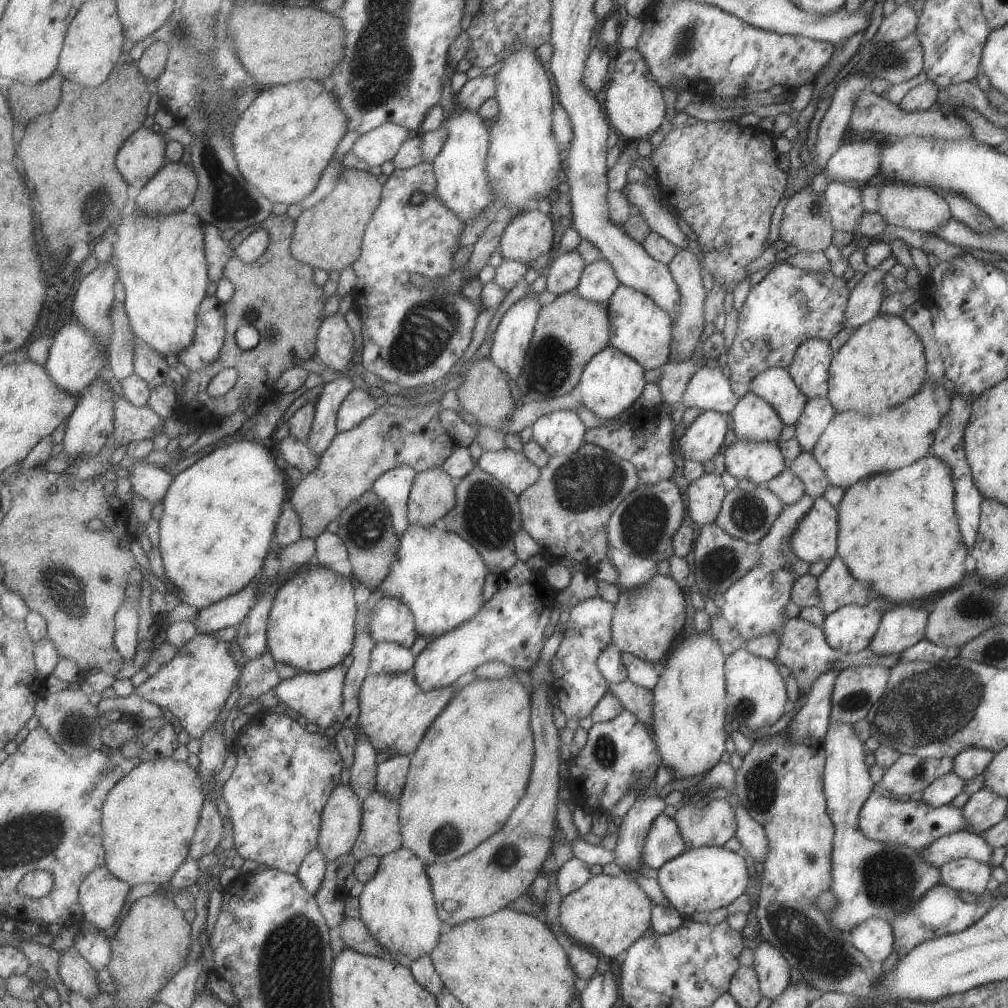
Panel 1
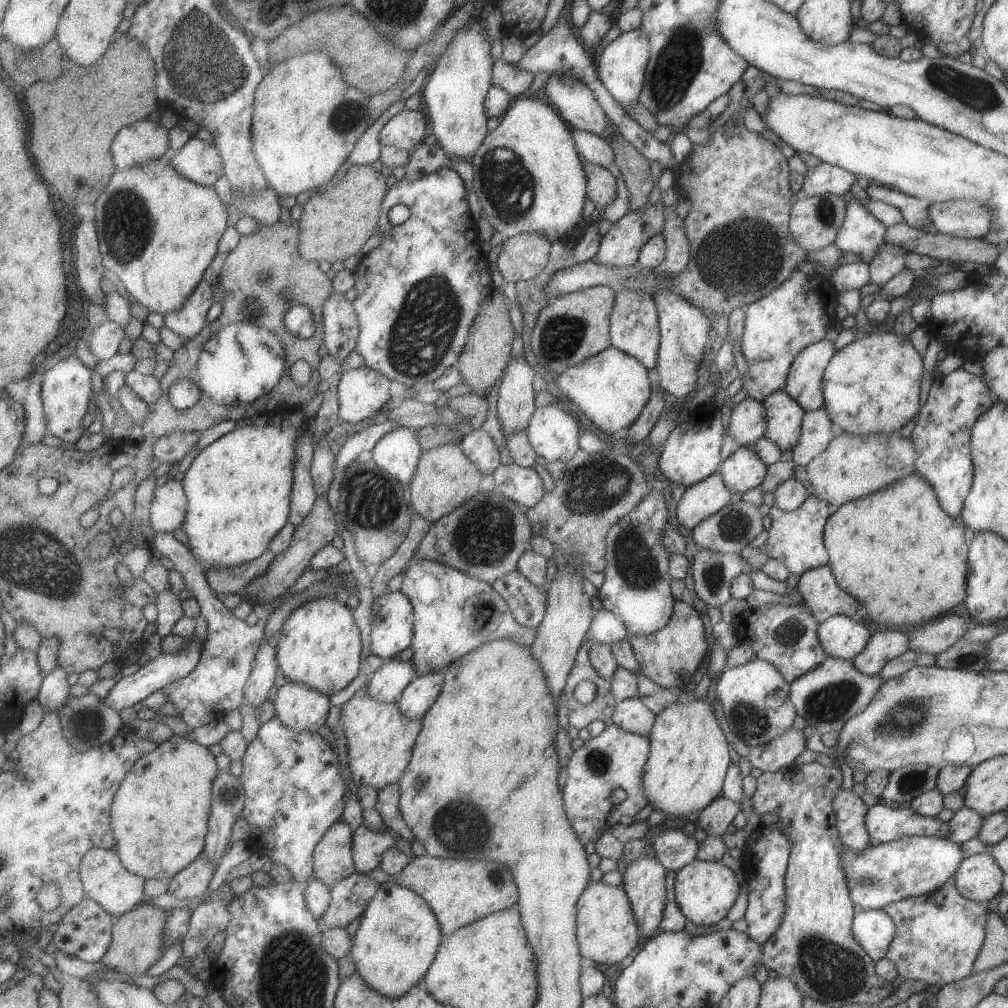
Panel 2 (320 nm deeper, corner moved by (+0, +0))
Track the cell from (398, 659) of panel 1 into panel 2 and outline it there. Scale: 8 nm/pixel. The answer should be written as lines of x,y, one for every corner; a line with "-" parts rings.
396,658
384,662
374,674
368,684
368,693
380,703
397,703
403,691
419,676
416,666
412,661
397,661

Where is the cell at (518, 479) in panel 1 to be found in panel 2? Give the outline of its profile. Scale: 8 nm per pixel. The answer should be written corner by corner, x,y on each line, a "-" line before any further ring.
515,462
501,465
492,477
496,489
524,509
537,506
548,493
543,478
532,467
522,467

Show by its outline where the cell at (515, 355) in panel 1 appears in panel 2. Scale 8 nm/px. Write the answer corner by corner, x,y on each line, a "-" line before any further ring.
523,354
511,360
498,390
497,417
505,438
527,431
537,406
533,378
541,371
529,366

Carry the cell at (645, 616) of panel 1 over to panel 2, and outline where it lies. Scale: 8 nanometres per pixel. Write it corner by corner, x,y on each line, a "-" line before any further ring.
674,600
671,618
662,629
651,635
631,635
628,641
639,663
639,672
666,689
682,688
684,681
679,670
684,670
687,676
692,675
707,652
705,630
699,613
680,600

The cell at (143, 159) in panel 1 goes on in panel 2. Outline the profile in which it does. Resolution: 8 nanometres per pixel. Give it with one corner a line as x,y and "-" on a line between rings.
143,119
121,130
119,138
115,138
115,164
121,170
130,169
161,159
169,147
170,130
157,121

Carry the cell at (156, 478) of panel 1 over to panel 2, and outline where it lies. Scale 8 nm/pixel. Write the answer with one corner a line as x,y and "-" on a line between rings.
167,481
156,489
151,507
152,525
157,533
174,533
183,528
188,513
188,496
183,482

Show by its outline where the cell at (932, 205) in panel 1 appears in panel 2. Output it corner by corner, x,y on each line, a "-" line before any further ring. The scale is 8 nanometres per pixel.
968,200
930,203
928,217
933,230
962,239
985,239
992,223
987,205

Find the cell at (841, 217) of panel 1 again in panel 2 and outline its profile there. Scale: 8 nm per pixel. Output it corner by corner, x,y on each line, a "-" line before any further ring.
857,200
849,201
834,243
842,253
853,253
869,264
885,241
885,229

